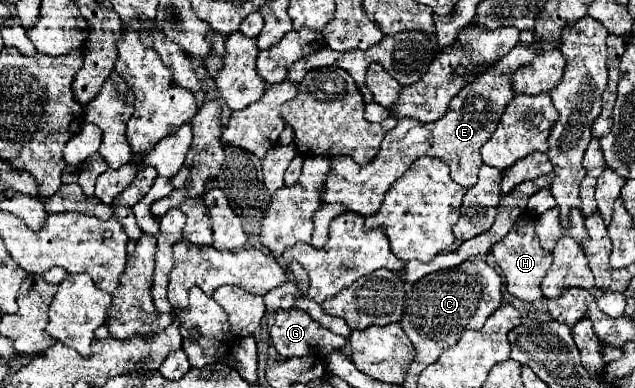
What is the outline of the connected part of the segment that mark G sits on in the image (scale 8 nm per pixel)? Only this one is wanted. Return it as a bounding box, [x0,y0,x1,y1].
[271,309,347,357]

